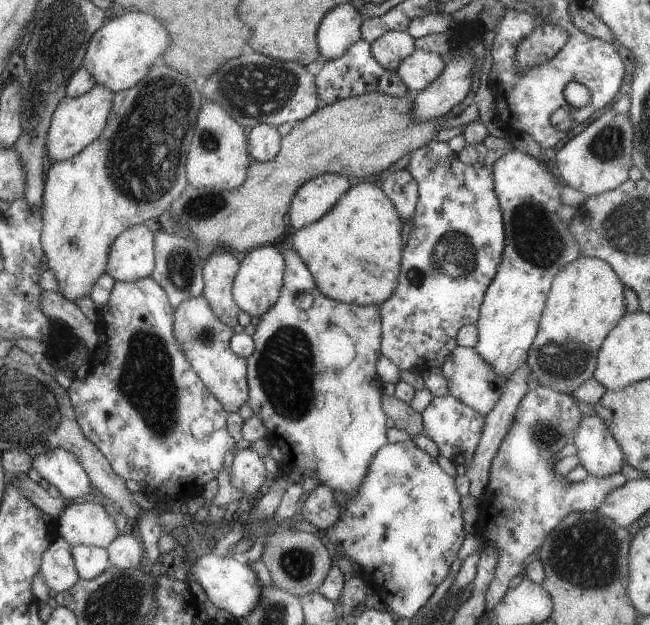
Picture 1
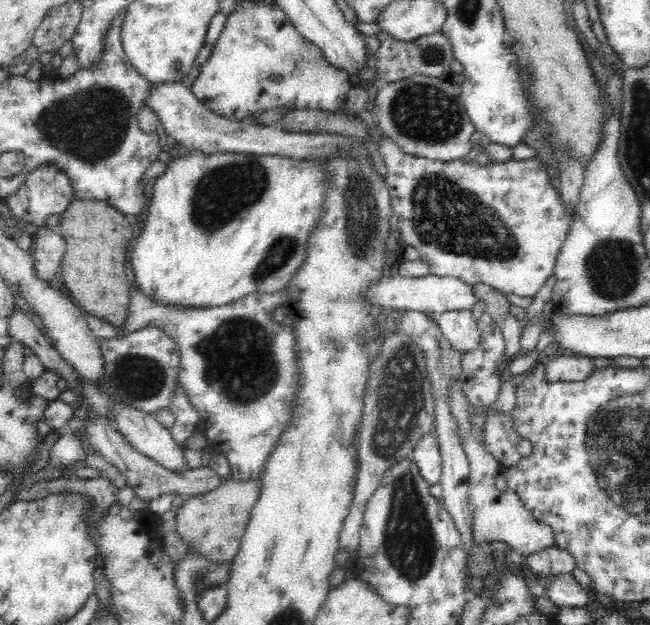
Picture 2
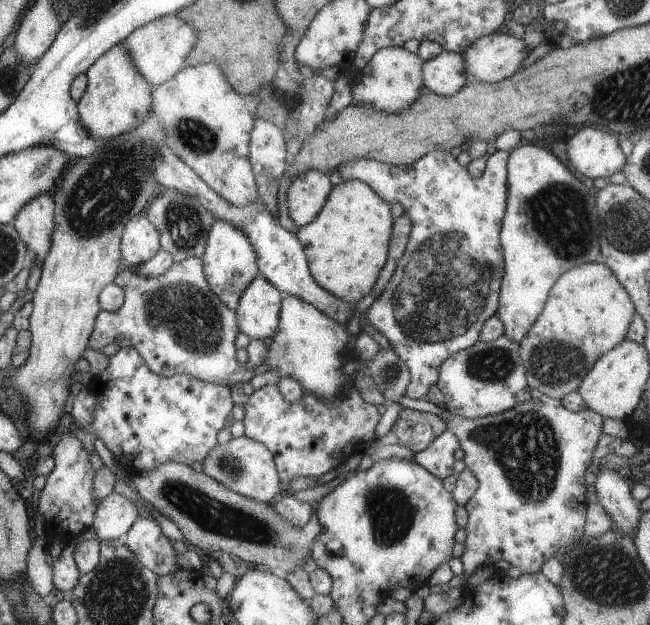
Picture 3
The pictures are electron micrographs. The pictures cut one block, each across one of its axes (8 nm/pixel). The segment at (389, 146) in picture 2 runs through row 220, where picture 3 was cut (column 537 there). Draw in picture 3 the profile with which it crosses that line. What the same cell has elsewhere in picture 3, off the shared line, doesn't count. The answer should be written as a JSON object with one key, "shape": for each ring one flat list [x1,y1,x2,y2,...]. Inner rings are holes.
{"shape":[[543,395,541,398,530,398,523,403,517,404,514,408,504,411,503,413,496,413,485,417,478,417,475,419,466,419,458,415,449,414,446,419,448,429,450,429,460,442,460,446,465,451,464,462,474,476,478,479,478,488,476,492,469,498,465,504,467,508,469,519,465,526,467,534,465,540,465,549,460,557,463,564,463,574,466,582,469,577,482,566,493,566,498,560,506,560,511,566,520,568,522,573,537,573,540,571,542,564,549,558,554,557,554,554,560,554,561,550,576,544,580,540,580,536,585,531,588,499,586,498,585,472,592,464,592,458,600,435,603,433,604,417,597,412,590,409,582,409,578,412,570,412,562,403,561,399,553,399]]}

